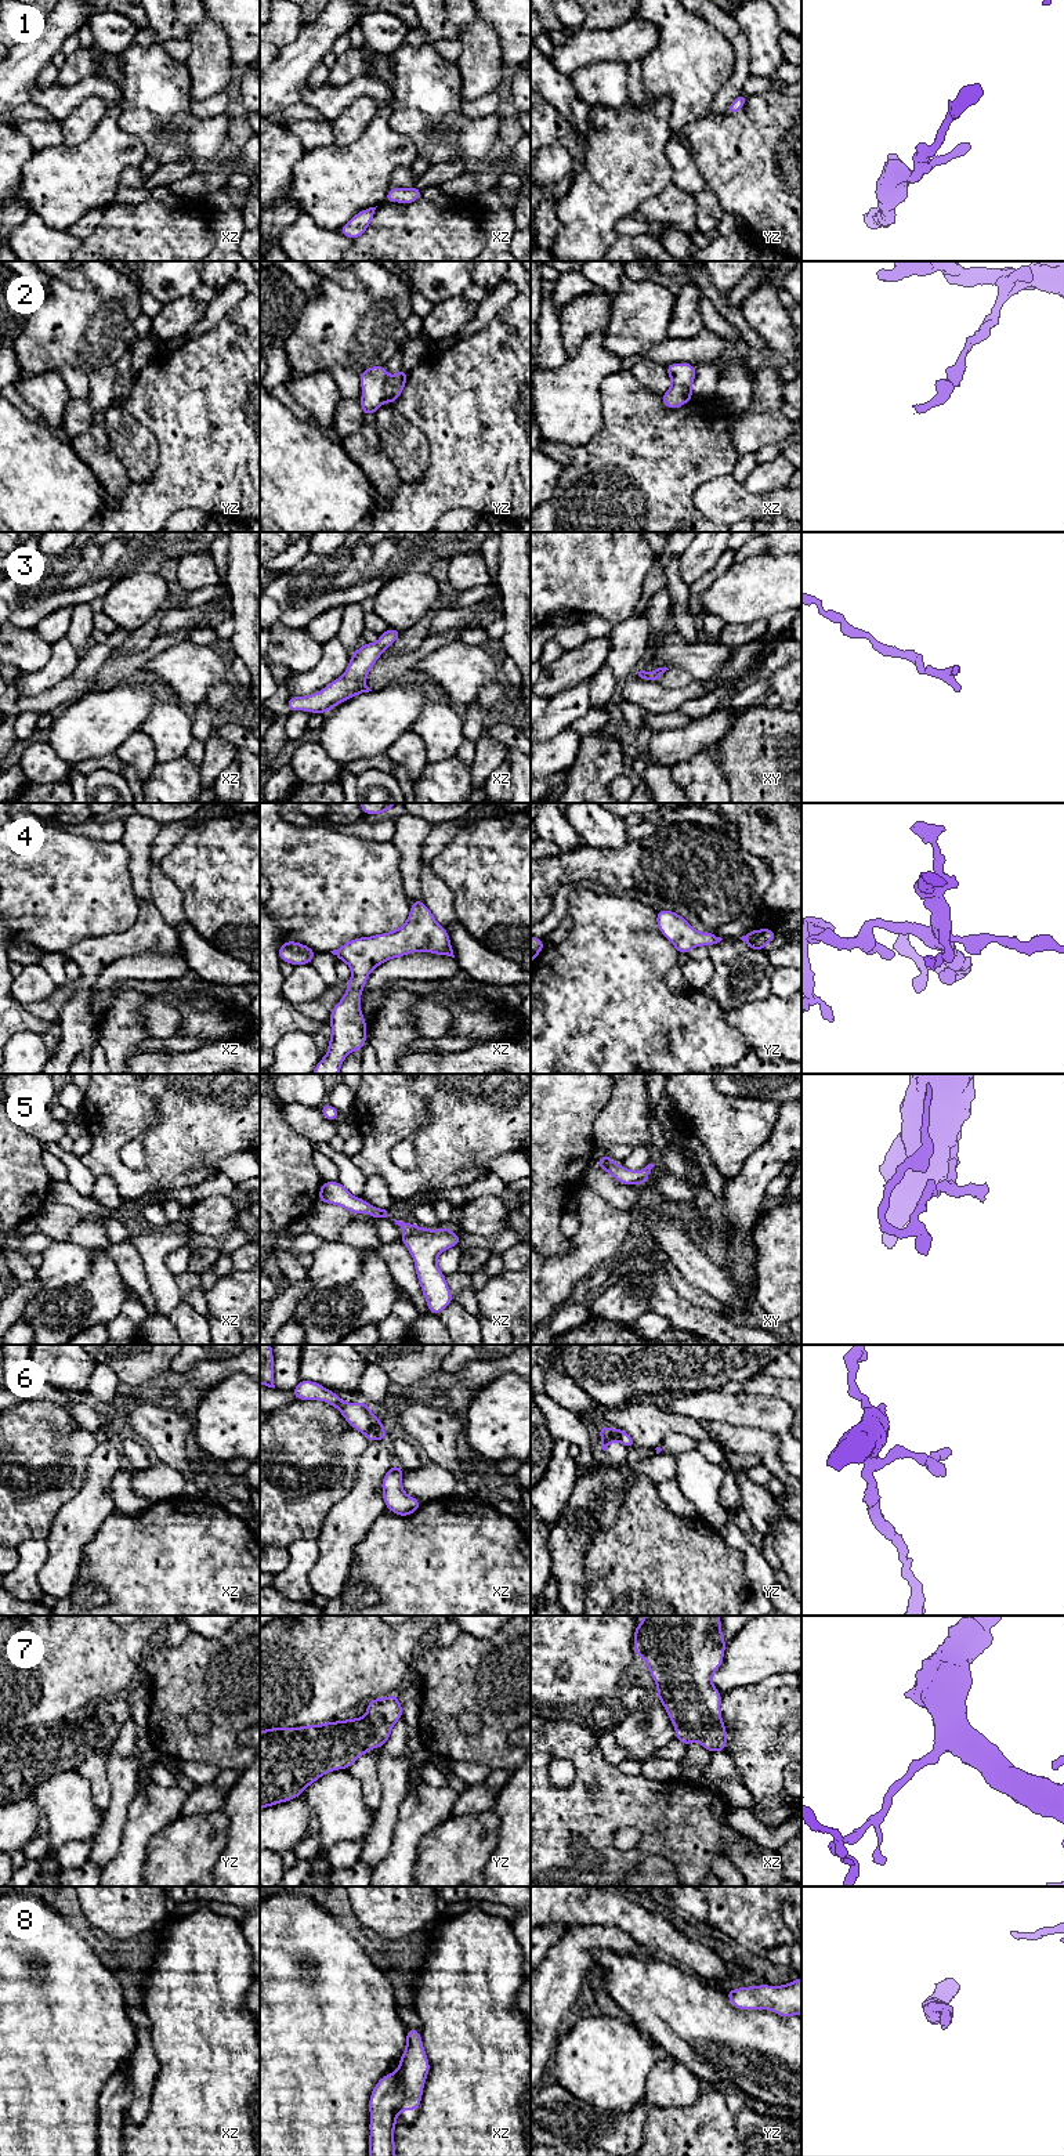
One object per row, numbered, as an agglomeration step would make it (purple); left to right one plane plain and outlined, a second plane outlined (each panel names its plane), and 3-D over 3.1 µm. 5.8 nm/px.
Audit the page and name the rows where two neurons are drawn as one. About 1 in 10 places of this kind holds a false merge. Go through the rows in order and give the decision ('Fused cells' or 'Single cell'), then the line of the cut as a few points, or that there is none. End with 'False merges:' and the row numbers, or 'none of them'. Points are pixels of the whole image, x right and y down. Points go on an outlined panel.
1: Single cell. No split
2: Fused cells. Split along yz (388, 377), (384, 384), (383, 401)
3: Single cell. No split
4: Single cell. No split
5: Single cell. No split
6: Single cell. No split
7: Single cell. No split
8: Single cell. No split
False merges: 2

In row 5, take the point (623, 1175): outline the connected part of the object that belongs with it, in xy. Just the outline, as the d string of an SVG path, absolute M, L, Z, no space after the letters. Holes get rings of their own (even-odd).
M607 1153L600 1160L597 1160L596 1164L601 1169L607 1171L619 1183L634 1186L638 1186L640 1183L648 1184L648 1175L655 1166L654 1164L648 1164L641 1172L630 1171L623 1165L615 1164Z

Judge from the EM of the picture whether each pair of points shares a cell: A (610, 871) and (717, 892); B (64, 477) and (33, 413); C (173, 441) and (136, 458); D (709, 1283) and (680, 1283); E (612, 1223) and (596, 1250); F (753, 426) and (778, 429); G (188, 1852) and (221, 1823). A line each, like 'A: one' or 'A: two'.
A: one
B: two
C: two
D: two
E: one
F: one
G: one

